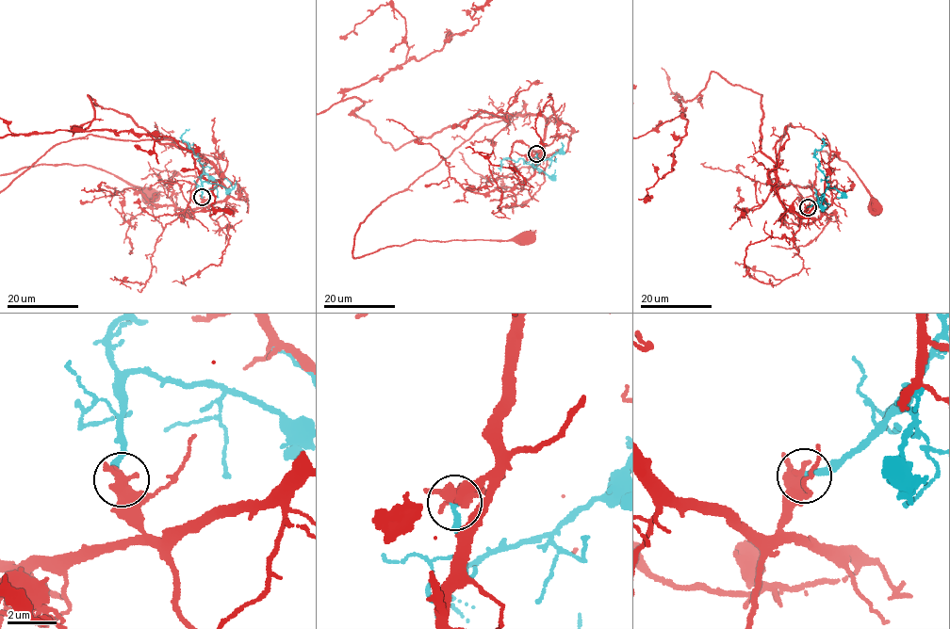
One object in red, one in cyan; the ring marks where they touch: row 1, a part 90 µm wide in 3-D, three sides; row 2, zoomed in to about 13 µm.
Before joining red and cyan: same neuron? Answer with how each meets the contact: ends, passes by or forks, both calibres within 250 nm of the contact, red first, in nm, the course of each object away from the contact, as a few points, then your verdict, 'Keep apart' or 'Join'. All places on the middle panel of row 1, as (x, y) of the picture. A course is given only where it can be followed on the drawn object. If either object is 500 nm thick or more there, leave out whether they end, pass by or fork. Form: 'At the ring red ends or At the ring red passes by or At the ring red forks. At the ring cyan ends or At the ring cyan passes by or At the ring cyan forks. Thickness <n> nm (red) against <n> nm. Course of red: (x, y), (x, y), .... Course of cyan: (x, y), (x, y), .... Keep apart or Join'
At the ring red forks. At the ring cyan ends. Thickness 400 nm (red) against 240 nm. Course of red: (536, 153), (546, 128), (539, 115), (486, 123), (371, 210), (352, 253), (412, 241), (522, 236). Course of cyan: (536, 153), (535, 167), (521, 158), (515, 162), (505, 158), (499, 169), (503, 163). Keep apart

